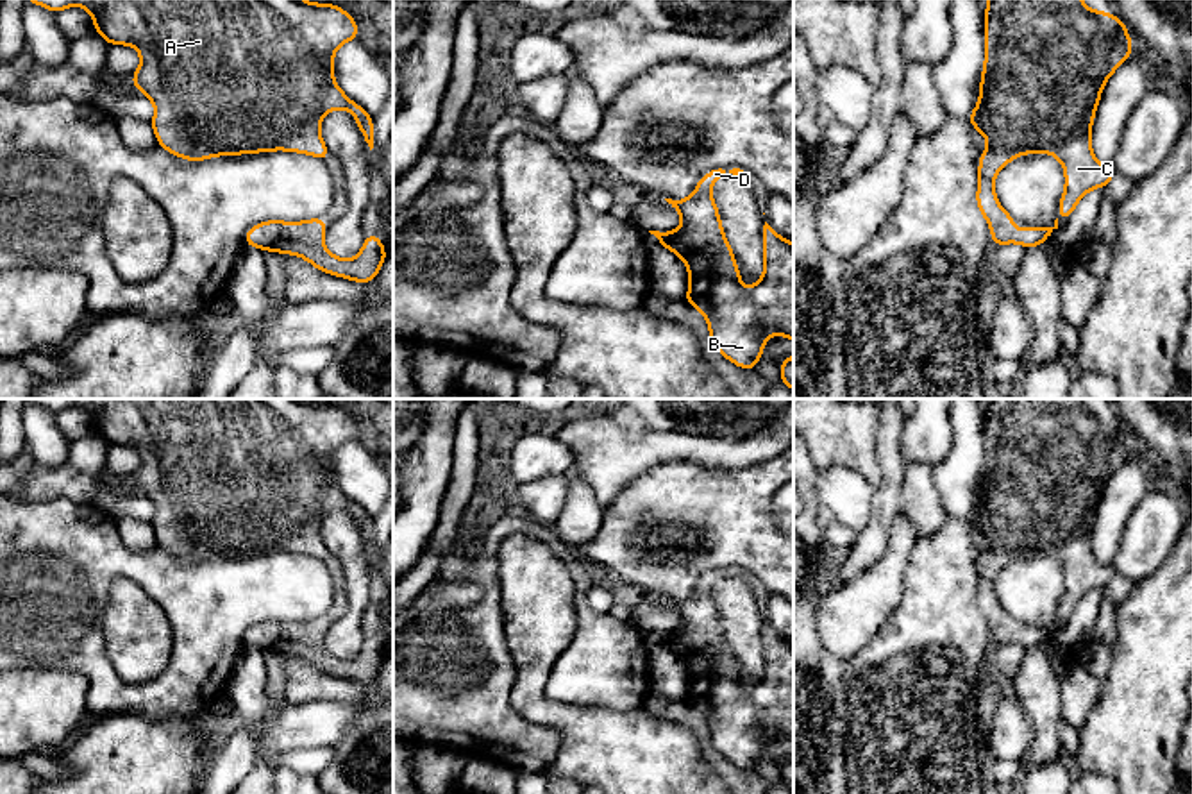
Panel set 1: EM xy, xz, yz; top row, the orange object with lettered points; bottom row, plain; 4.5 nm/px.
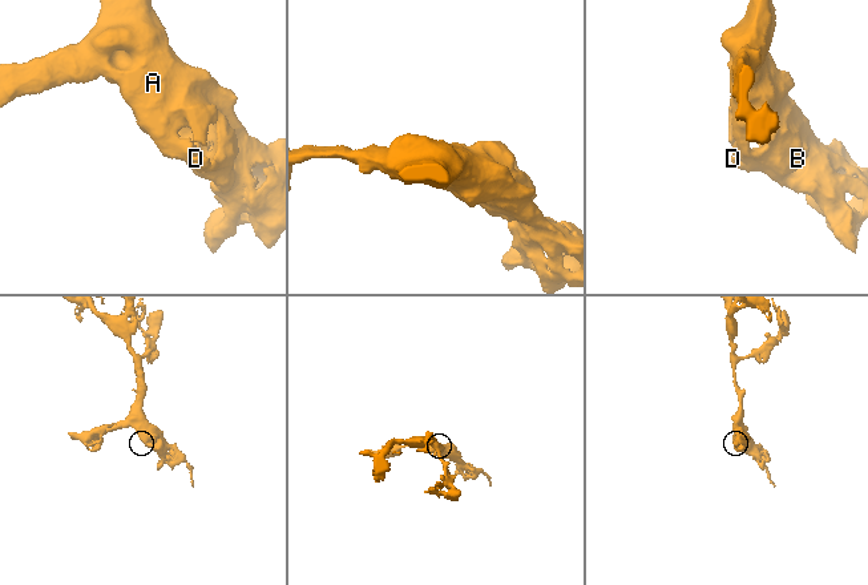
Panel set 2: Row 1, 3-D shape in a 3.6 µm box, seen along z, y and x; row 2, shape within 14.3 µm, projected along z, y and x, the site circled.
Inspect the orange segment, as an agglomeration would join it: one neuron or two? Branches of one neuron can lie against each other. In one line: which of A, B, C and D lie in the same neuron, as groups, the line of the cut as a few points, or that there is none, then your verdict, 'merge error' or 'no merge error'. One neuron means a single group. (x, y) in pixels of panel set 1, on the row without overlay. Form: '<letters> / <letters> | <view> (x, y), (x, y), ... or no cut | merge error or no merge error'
A B C D | no cut | no merge error

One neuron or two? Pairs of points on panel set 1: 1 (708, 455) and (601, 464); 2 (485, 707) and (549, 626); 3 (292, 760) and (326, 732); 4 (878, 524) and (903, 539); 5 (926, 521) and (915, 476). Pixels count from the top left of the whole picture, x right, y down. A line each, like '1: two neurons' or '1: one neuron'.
1: one neuron
2: two neurons
3: two neurons
4: two neurons
5: one neuron

